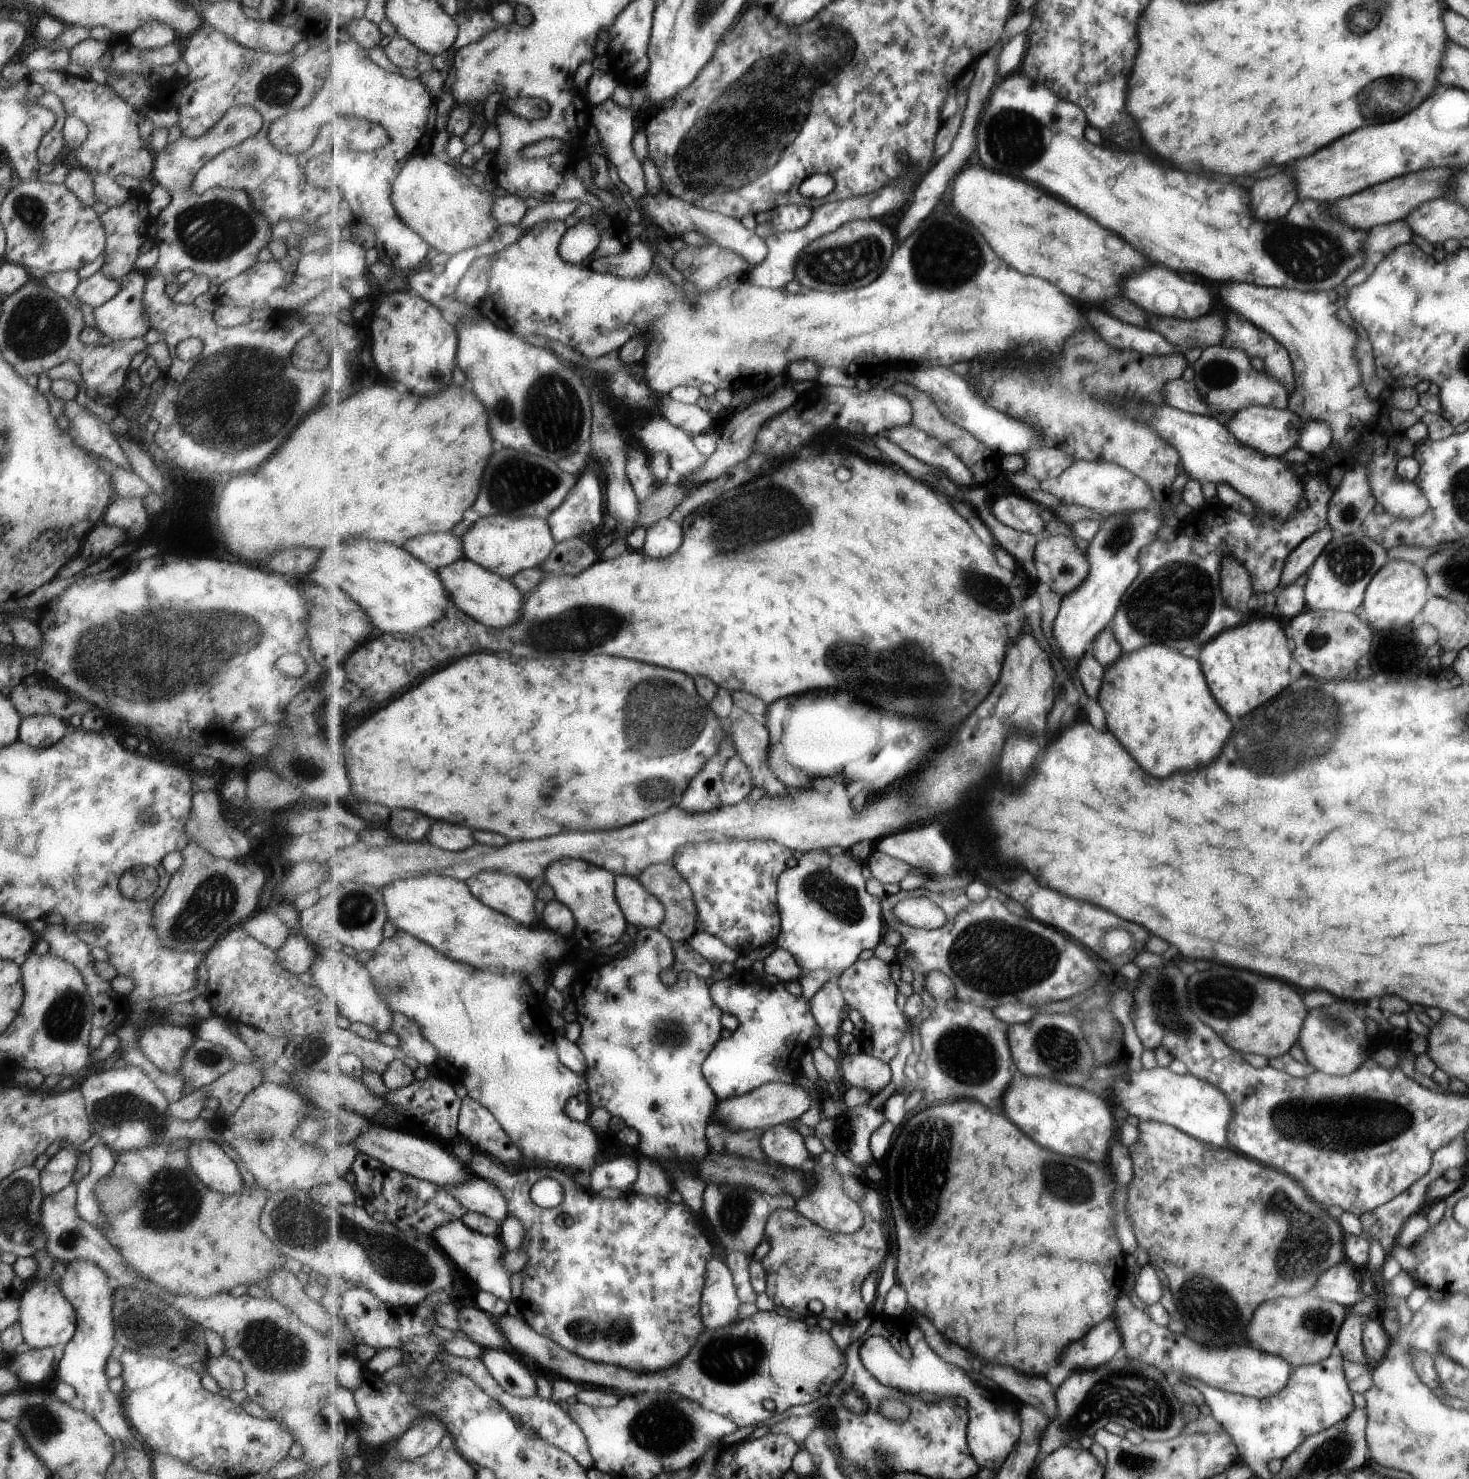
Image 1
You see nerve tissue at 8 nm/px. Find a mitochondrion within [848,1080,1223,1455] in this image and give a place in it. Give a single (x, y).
(1118, 1395)

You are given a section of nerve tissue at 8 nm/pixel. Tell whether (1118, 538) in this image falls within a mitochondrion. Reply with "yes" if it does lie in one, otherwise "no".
yes

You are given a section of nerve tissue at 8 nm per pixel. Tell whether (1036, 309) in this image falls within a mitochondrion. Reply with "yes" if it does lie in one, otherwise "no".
no

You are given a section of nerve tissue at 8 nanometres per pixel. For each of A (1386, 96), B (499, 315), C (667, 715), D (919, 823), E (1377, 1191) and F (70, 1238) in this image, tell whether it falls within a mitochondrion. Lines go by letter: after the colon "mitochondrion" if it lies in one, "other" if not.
A: mitochondrion
B: other
C: mitochondrion
D: other
E: other
F: mitochondrion

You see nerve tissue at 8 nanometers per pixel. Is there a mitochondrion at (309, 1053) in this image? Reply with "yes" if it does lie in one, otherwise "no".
yes

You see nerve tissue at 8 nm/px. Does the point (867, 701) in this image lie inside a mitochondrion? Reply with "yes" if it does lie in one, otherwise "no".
no

